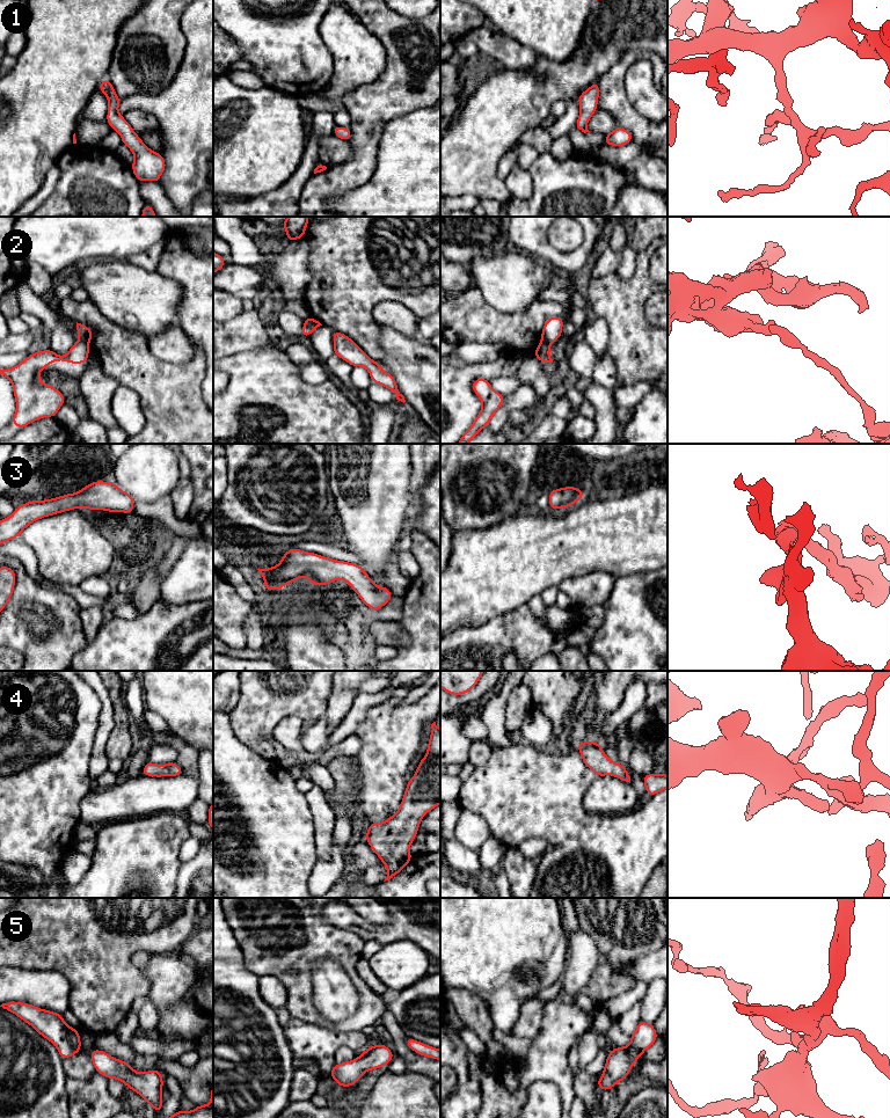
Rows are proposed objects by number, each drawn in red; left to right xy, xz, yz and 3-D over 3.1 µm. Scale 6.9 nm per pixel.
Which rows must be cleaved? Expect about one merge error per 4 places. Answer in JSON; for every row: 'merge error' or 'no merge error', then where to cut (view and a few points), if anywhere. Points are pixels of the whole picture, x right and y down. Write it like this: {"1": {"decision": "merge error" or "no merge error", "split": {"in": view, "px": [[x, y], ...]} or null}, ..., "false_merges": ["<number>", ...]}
{"1": {"decision": "no merge error", "split": null}, "2": {"decision": "merge error", "split": {"in": "xz", "px": [[313, 319], [308, 324], [309, 333]]}}, "3": {"decision": "no merge error", "split": null}, "4": {"decision": "no merge error", "split": null}, "5": {"decision": "no merge error", "split": null}, "false_merges": ["2"]}

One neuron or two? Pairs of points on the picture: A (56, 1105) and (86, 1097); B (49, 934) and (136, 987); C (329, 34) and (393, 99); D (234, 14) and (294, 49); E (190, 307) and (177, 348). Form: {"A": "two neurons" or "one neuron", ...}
{"A": "two neurons", "B": "one neuron", "C": "two neurons", "D": "one neuron", "E": "two neurons"}

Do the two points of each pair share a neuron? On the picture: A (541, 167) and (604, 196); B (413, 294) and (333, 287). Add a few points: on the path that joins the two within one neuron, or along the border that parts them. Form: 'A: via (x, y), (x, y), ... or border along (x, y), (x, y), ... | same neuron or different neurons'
A: via (556, 182), (570, 196), (589, 196) | same neuron
B: via (393, 289), (352, 287) | same neuron

